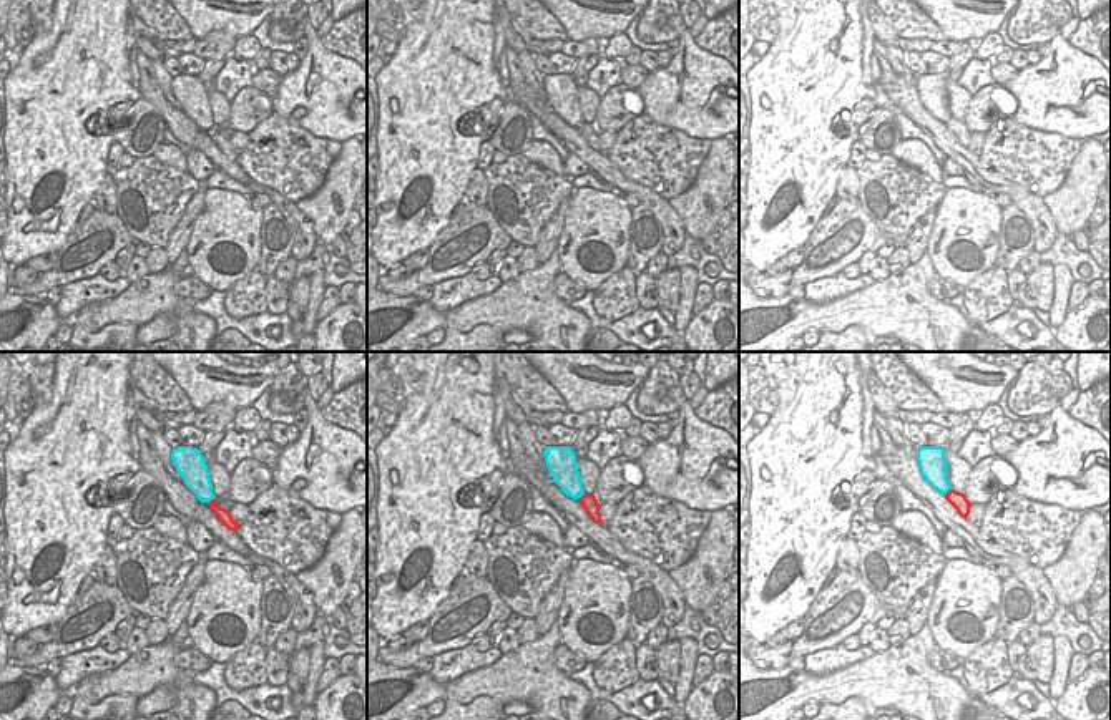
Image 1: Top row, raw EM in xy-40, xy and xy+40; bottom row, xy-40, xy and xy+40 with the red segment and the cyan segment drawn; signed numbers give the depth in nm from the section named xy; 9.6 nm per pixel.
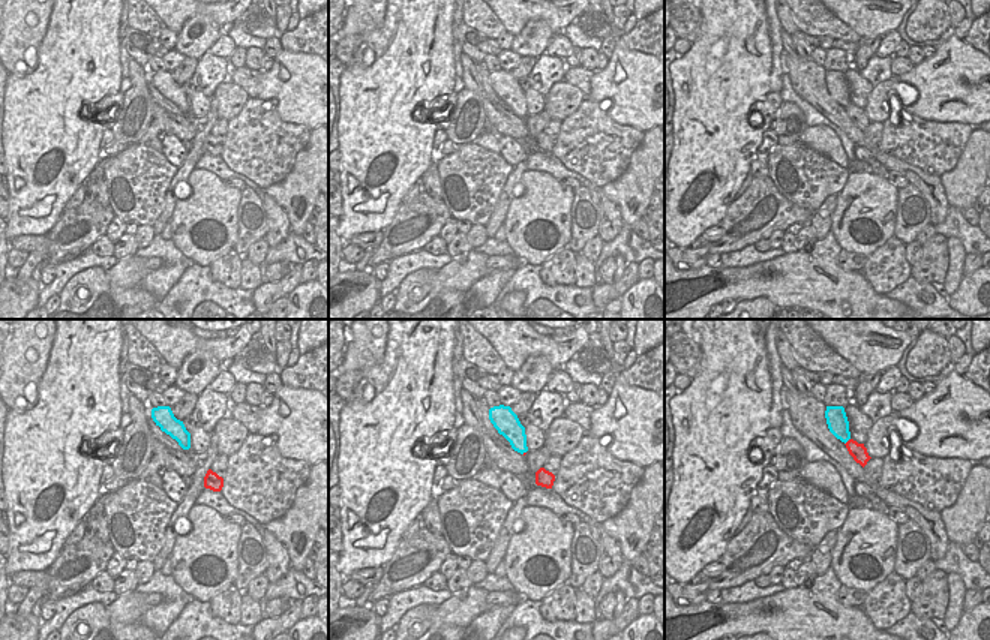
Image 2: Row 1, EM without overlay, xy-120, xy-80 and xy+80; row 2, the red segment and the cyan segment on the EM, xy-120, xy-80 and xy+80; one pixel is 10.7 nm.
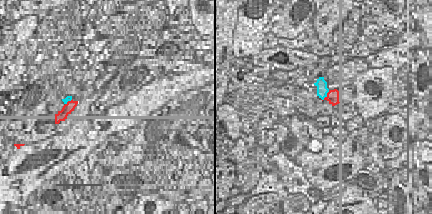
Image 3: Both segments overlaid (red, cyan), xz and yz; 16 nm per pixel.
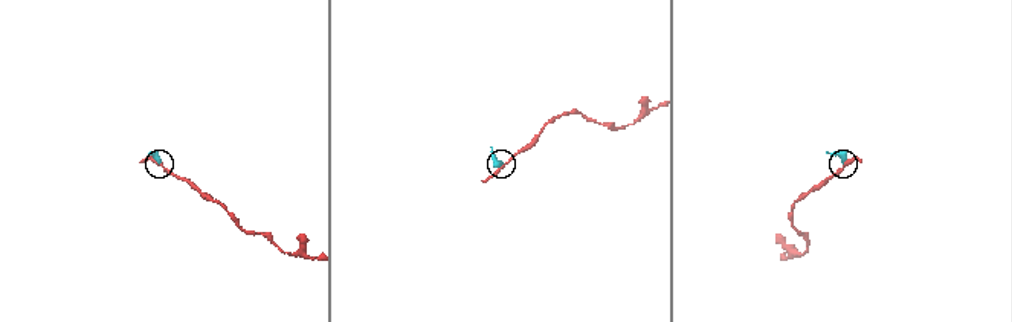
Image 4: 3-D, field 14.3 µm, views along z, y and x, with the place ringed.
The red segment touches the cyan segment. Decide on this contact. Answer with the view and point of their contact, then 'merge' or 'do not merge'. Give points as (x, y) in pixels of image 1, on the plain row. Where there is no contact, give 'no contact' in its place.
meets red in xy-40 at (211, 128); do not merge

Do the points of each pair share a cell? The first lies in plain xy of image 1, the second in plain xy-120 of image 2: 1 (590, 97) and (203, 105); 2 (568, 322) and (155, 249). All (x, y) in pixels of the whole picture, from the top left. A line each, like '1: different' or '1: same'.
1: same
2: different

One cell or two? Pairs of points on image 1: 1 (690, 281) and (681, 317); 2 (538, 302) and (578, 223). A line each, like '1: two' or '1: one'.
1: one
2: two

